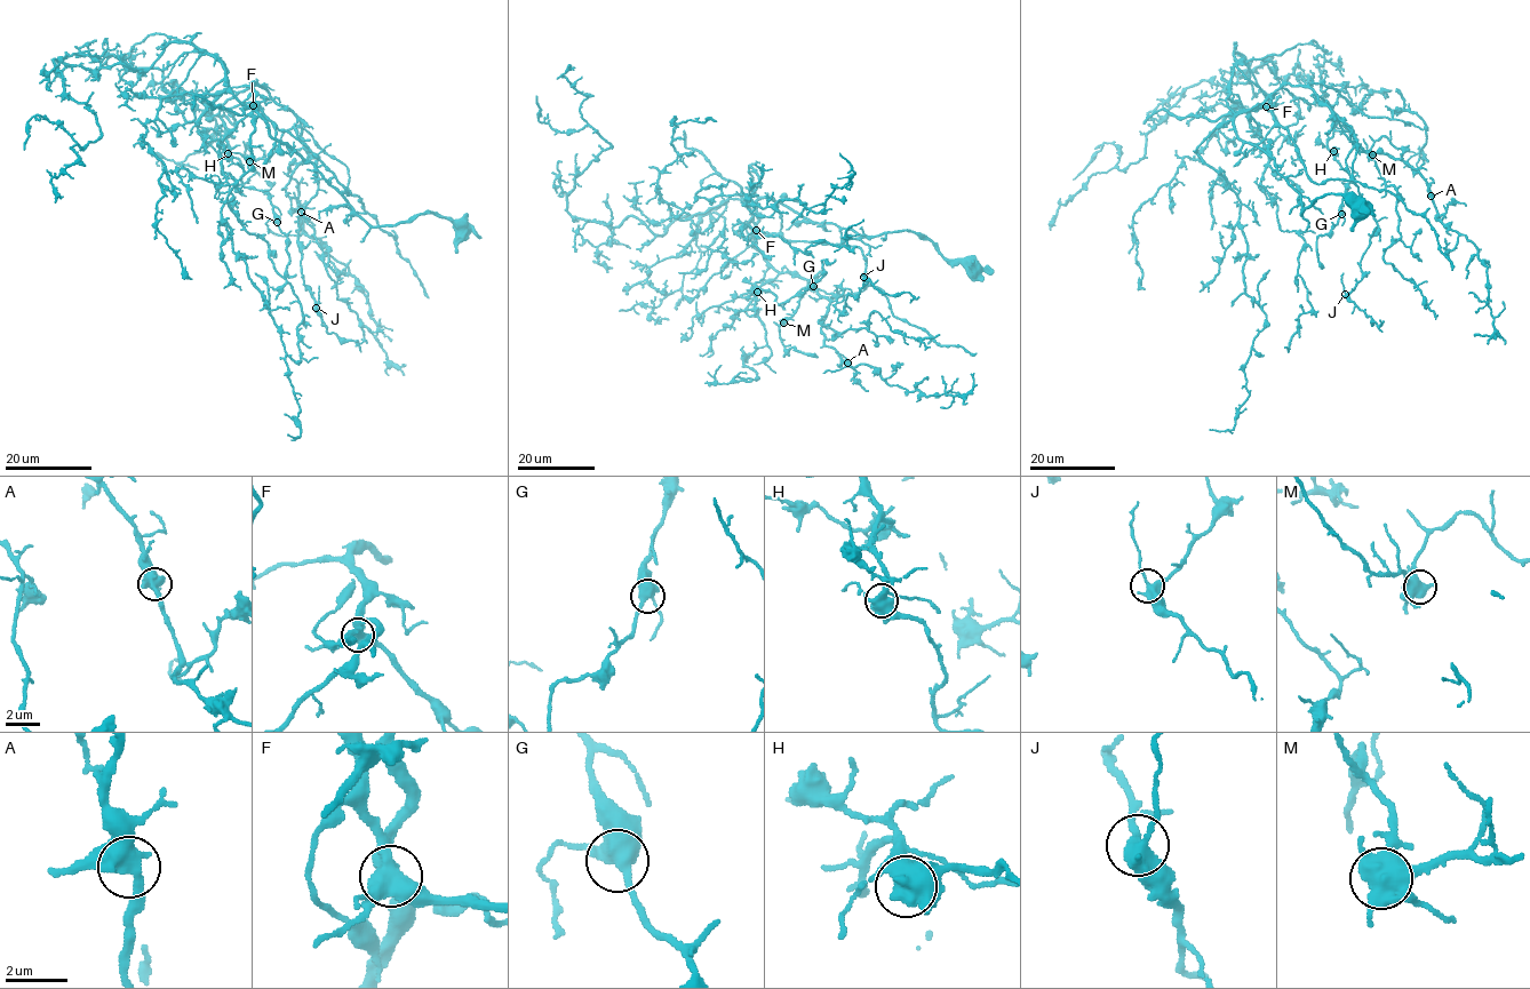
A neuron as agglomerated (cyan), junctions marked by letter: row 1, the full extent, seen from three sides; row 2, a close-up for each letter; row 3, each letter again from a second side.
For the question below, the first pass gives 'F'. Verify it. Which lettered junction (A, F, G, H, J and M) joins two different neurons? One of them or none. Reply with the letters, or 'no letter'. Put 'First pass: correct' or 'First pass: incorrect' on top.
First pass: correct
F

